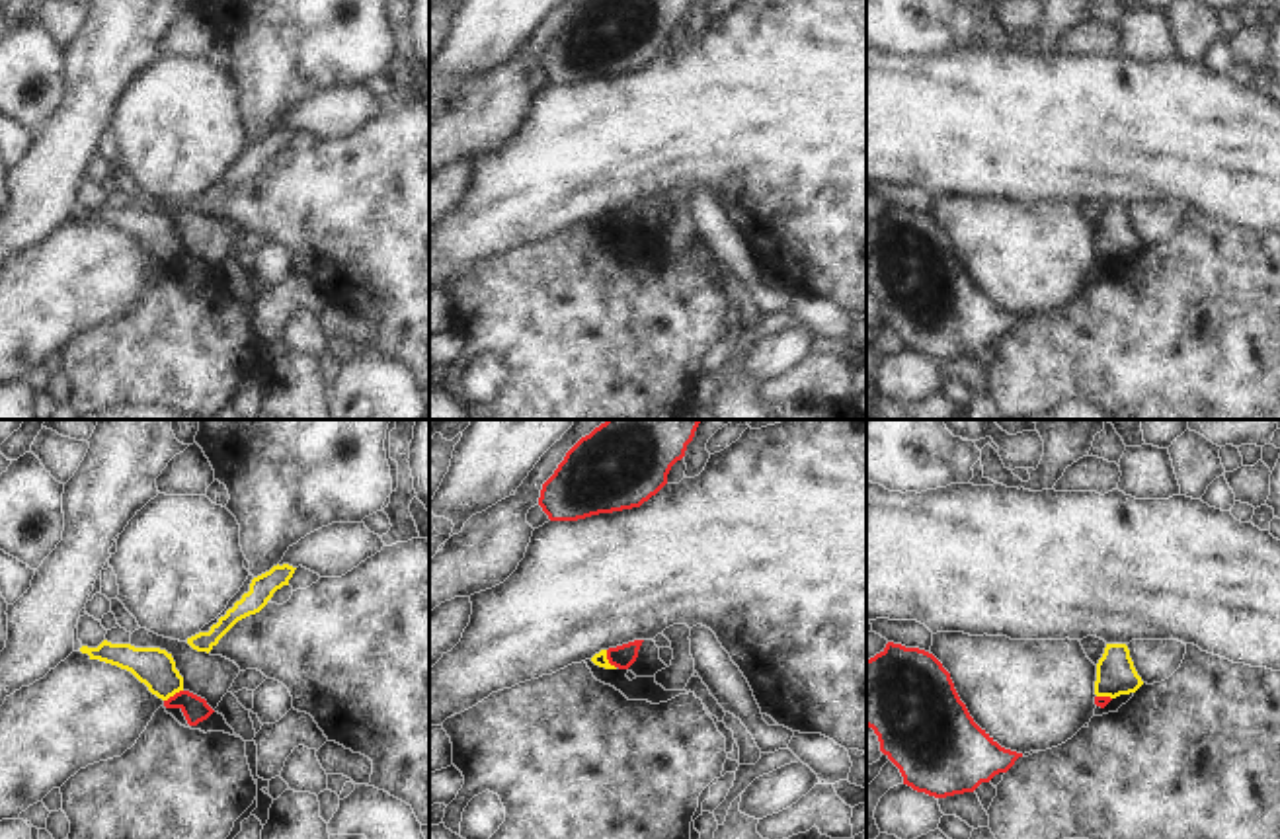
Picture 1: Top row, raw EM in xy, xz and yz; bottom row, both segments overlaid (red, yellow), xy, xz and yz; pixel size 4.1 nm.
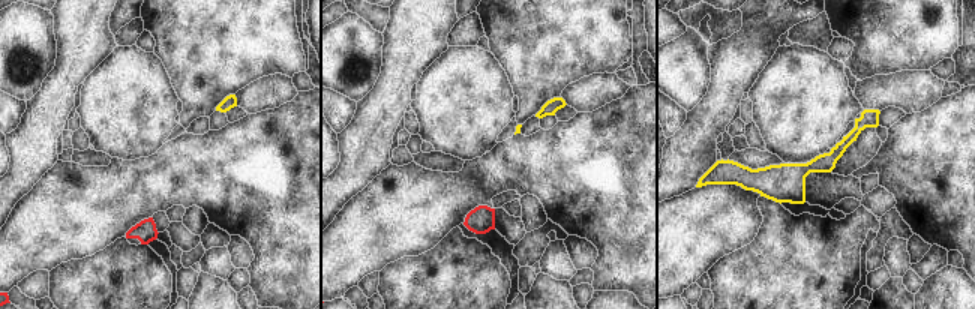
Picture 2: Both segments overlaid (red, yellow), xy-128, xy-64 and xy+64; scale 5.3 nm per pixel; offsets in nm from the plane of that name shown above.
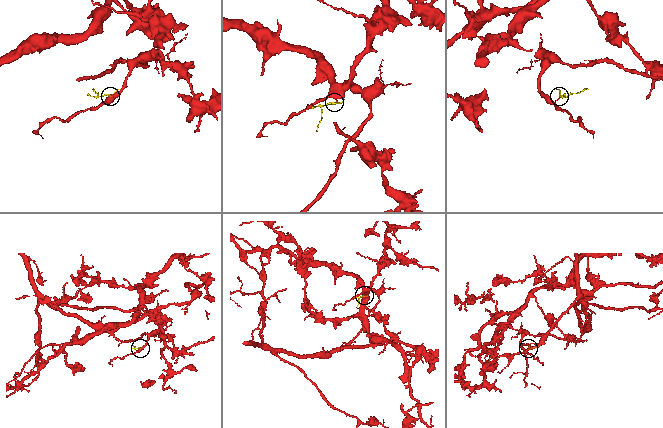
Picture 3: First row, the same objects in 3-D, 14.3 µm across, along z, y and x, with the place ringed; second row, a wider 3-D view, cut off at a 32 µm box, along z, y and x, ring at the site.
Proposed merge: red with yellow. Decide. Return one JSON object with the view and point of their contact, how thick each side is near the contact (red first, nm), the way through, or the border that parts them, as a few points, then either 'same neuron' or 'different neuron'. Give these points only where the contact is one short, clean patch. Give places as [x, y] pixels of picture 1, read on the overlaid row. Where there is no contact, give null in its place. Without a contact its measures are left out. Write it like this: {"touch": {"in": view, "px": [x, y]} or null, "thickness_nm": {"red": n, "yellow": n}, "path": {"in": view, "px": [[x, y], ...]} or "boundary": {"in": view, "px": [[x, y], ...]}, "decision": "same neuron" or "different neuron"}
{"touch": {"in": "xz", "px": [607, 658]}, "thickness_nm": {"red": 100, "yellow": 50}, "boundary": {"in": "xz", "px": [[605, 650], [605, 658], [615, 668]]}, "decision": "different neuron"}

